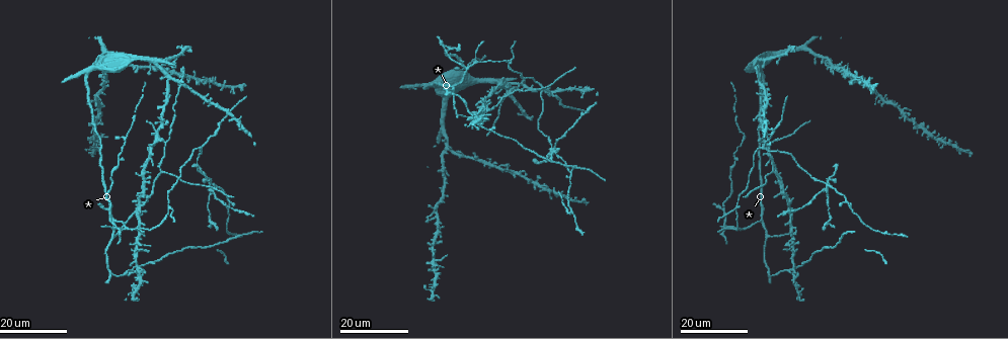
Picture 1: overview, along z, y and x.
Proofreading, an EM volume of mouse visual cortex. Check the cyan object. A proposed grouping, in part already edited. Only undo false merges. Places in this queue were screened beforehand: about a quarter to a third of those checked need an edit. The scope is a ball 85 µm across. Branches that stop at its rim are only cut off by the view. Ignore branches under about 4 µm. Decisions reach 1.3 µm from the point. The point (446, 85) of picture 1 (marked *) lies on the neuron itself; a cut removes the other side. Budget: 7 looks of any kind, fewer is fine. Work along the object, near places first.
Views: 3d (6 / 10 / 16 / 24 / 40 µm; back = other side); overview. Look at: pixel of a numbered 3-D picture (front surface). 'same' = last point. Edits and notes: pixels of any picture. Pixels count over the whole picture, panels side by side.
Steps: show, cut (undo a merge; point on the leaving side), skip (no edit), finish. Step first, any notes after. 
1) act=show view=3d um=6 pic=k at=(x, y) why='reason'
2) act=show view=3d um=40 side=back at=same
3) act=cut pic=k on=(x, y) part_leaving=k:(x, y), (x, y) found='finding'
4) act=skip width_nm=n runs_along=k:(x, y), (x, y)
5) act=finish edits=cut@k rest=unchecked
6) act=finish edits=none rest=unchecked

act=show view=3d um=16 pic=1 at=(736, 206) why='four-way junction'

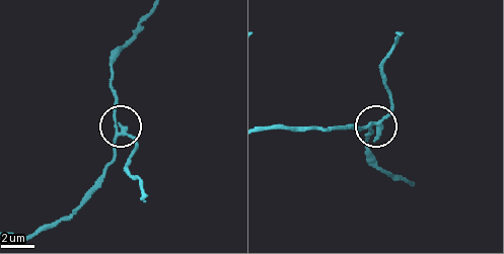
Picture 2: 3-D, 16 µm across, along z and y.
act=show view=3d um=6 pic=2 at=(376, 125)

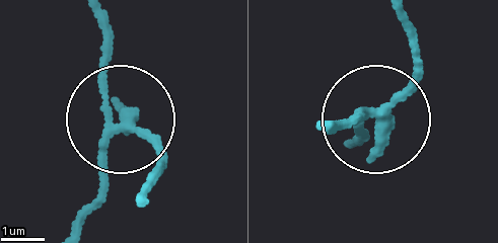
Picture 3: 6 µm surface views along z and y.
act=cut pic=3 on=(165, 152) arms=4 part_leaving=3:(117, 133), (157, 154), (146, 190) found='two neurons meet here'

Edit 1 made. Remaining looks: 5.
act=show view=overview why='redraw'

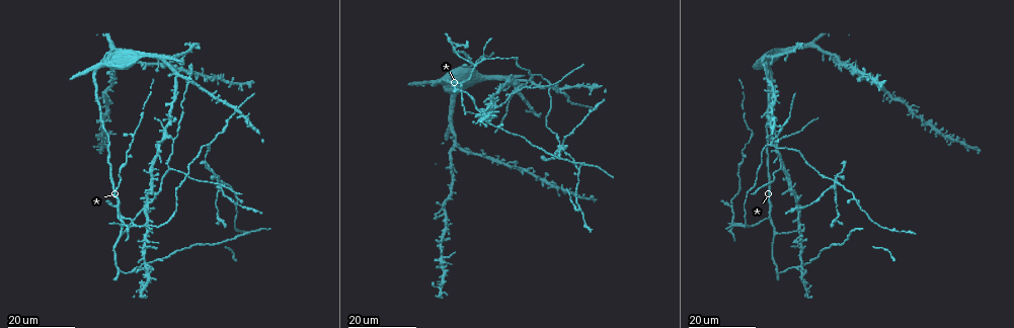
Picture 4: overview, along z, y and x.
act=show view=3d um=24 pic=4 at=(173, 141) why='three-way junction'

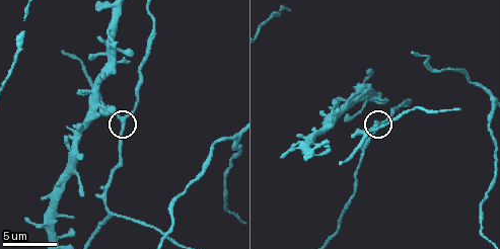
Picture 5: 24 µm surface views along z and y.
act=show view=3d um=10 pic=5 at=(126, 117)

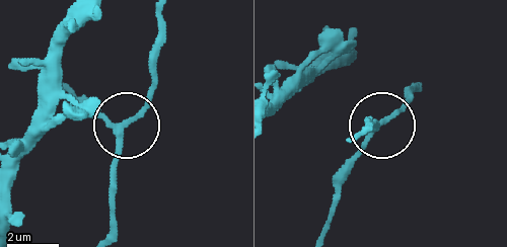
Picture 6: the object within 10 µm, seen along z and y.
act=show view=3d um=6 pic=6 at=(121, 127)

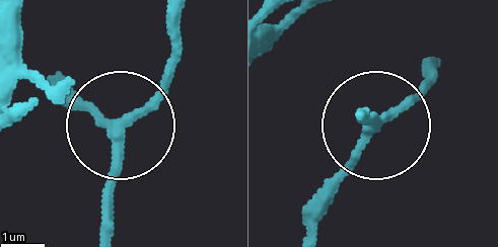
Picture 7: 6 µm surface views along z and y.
act=skip side_arm_um=16 found='all the same neuron'

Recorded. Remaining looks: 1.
act=finish edits=cut@3 rest=unchecked

